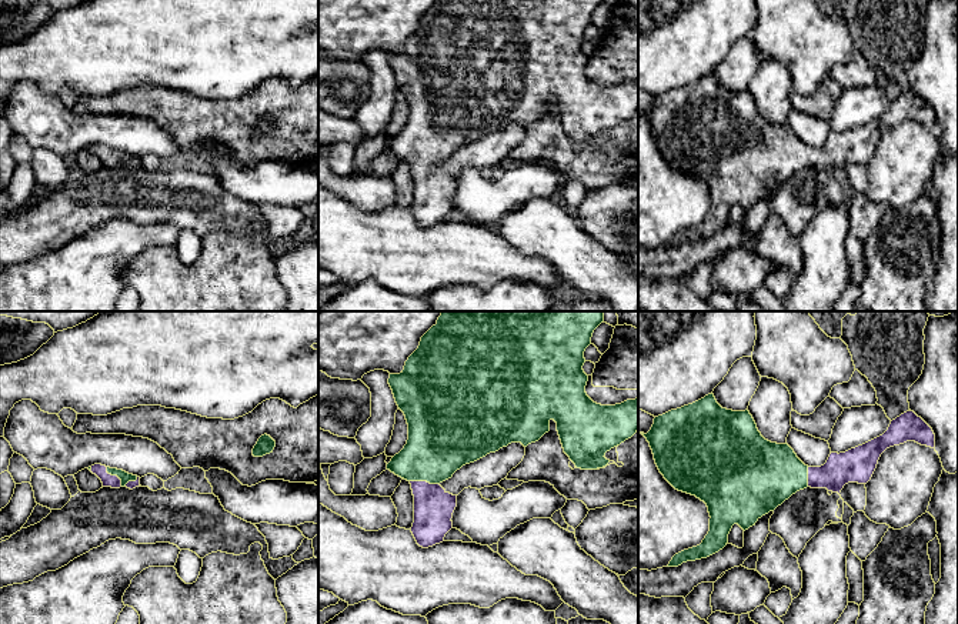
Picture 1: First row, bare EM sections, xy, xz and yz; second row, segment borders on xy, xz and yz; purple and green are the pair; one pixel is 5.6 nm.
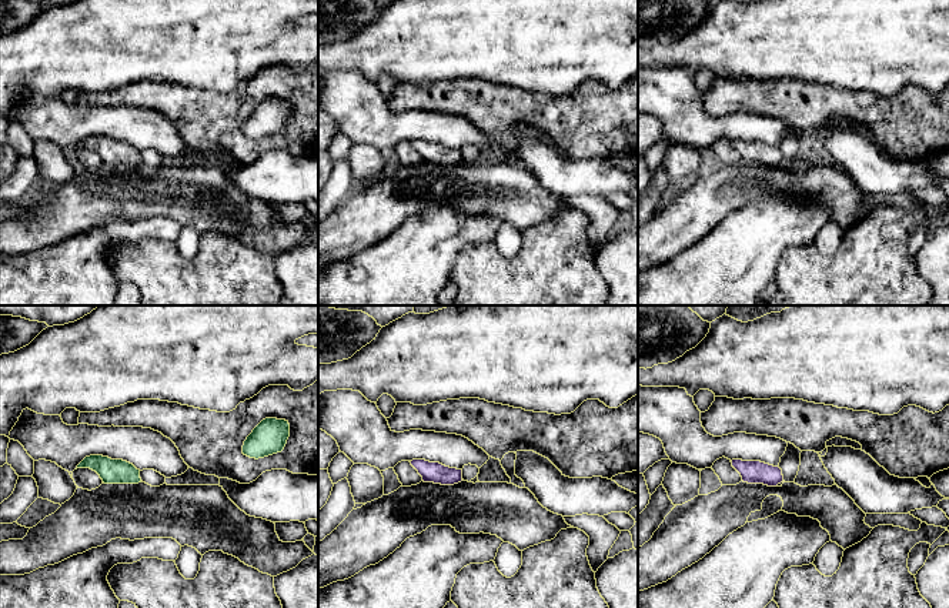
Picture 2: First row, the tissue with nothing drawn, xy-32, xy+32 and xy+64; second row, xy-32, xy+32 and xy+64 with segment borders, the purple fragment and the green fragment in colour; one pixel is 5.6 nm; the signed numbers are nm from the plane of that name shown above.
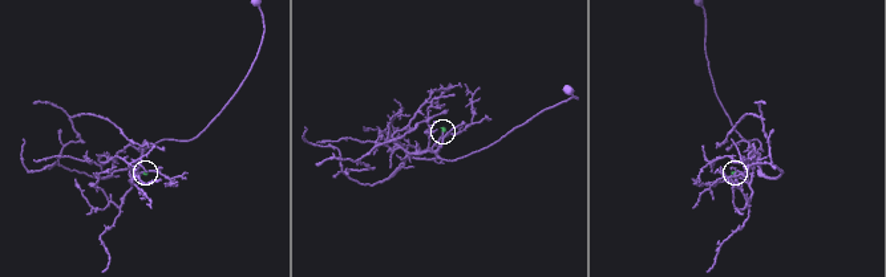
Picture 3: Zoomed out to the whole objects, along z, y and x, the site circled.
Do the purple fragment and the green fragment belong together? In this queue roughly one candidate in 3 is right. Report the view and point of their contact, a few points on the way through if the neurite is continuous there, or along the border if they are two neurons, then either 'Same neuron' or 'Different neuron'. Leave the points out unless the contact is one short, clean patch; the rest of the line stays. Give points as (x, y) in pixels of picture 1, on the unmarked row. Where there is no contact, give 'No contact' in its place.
Touches purple at xz (424, 162). Path across: xz (433, 187), (424, 162), (424, 143), (440, 122). Same neuron

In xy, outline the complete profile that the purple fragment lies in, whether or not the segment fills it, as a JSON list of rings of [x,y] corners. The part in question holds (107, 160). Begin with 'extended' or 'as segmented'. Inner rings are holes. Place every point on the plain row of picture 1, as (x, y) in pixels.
extended; [[[94,144],[89,147],[89,150],[101,160],[103,167],[127,167],[130,170],[140,167],[140,157],[128,154],[123,150],[110,149],[101,144]]]

